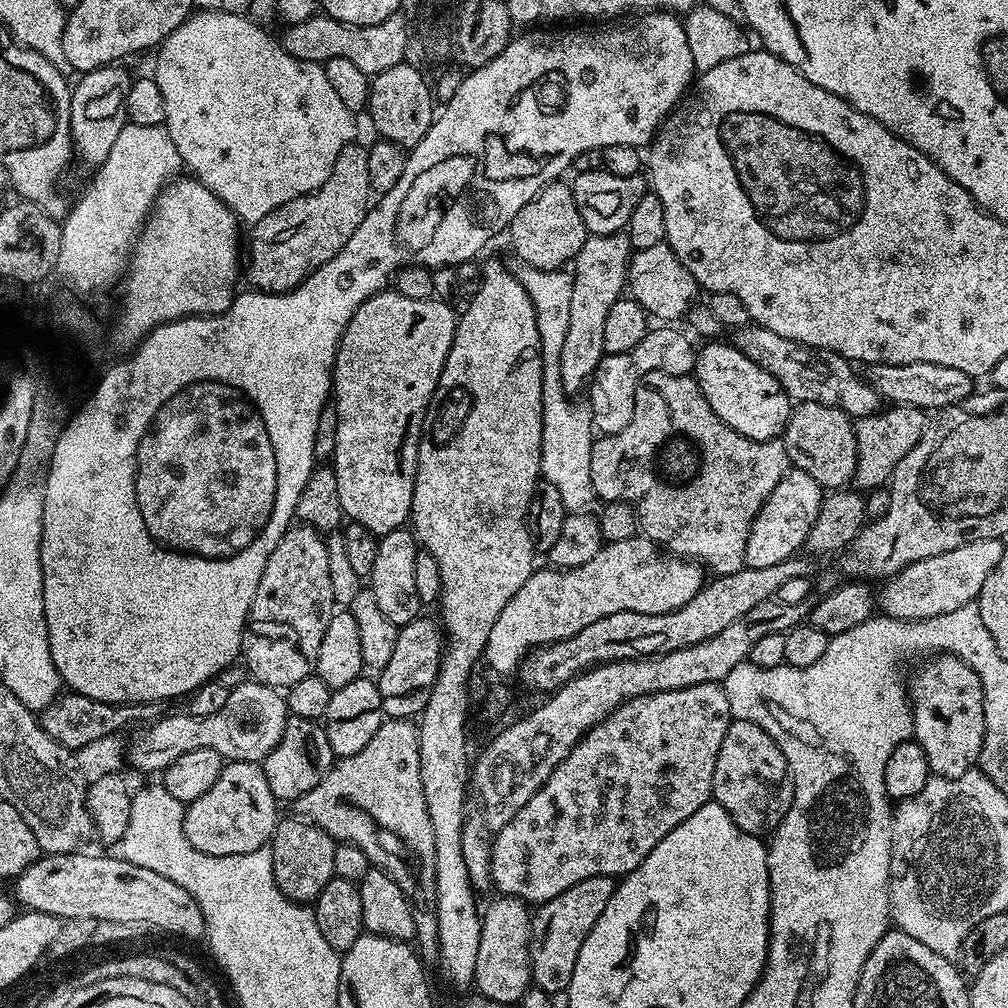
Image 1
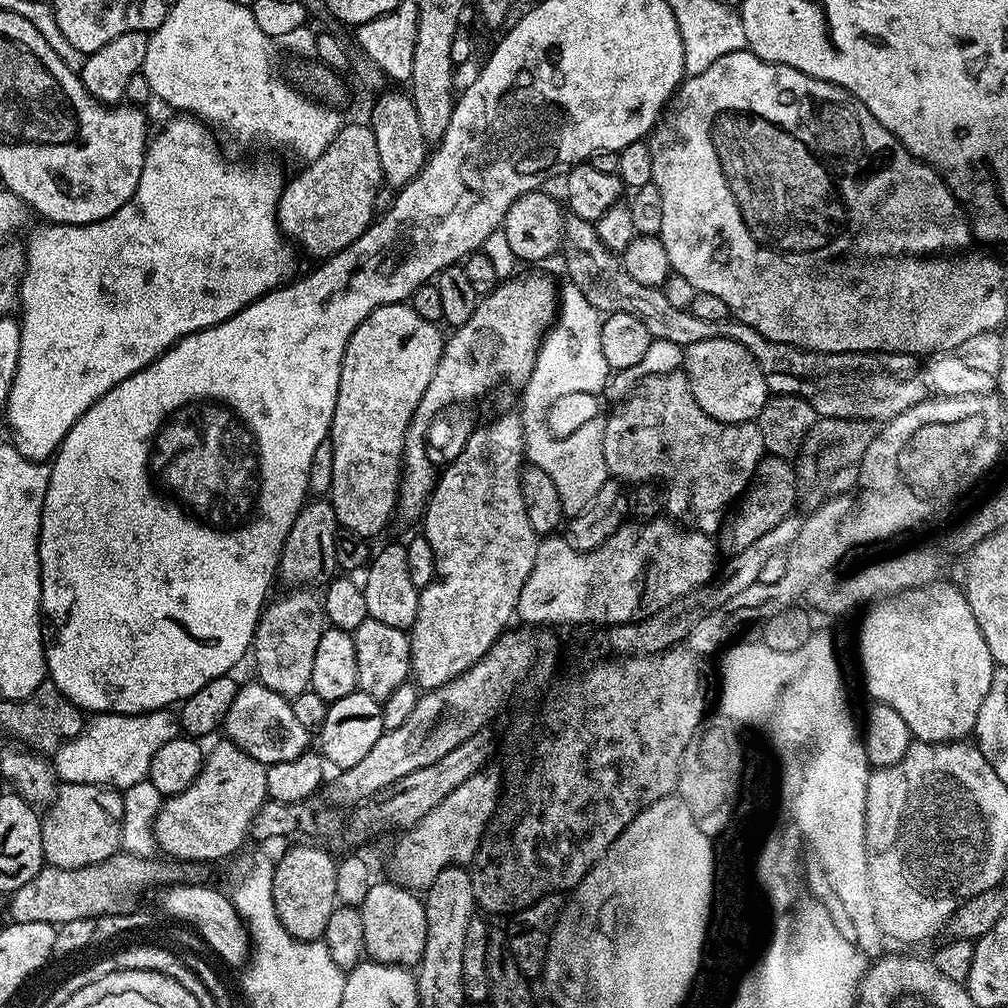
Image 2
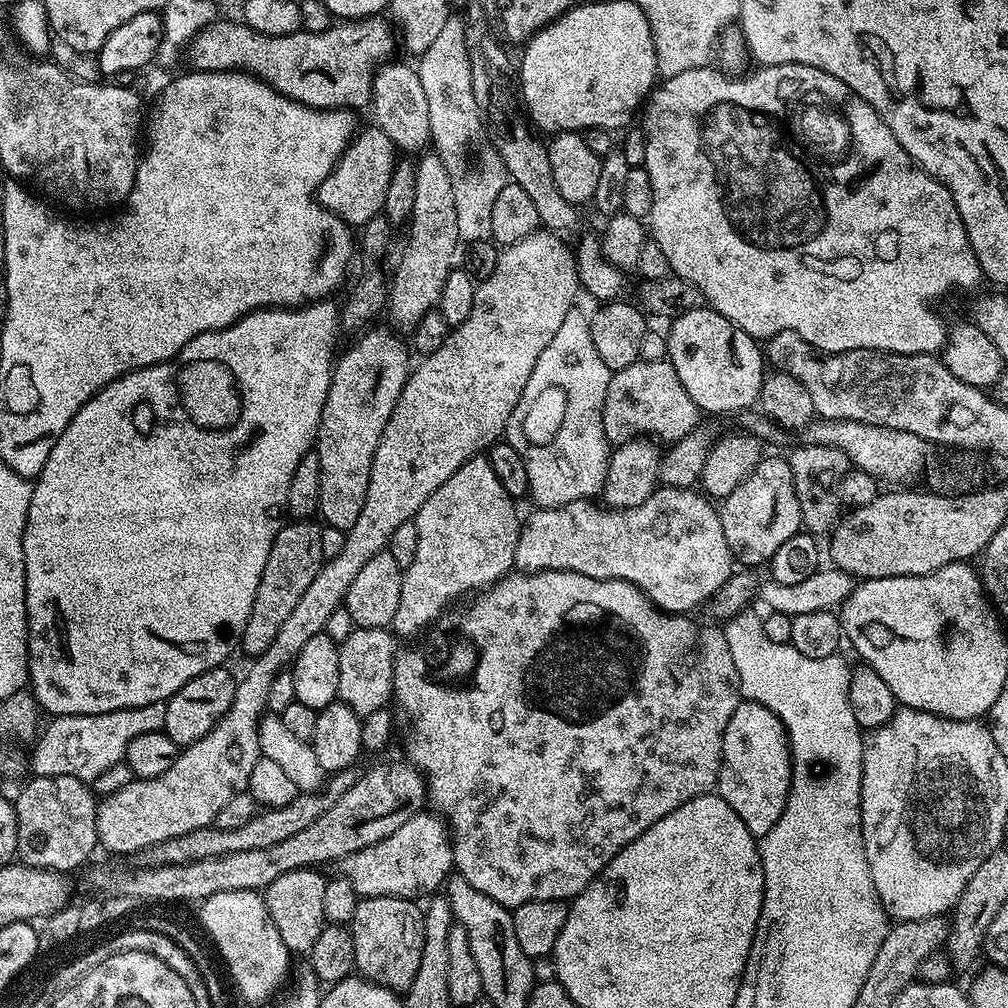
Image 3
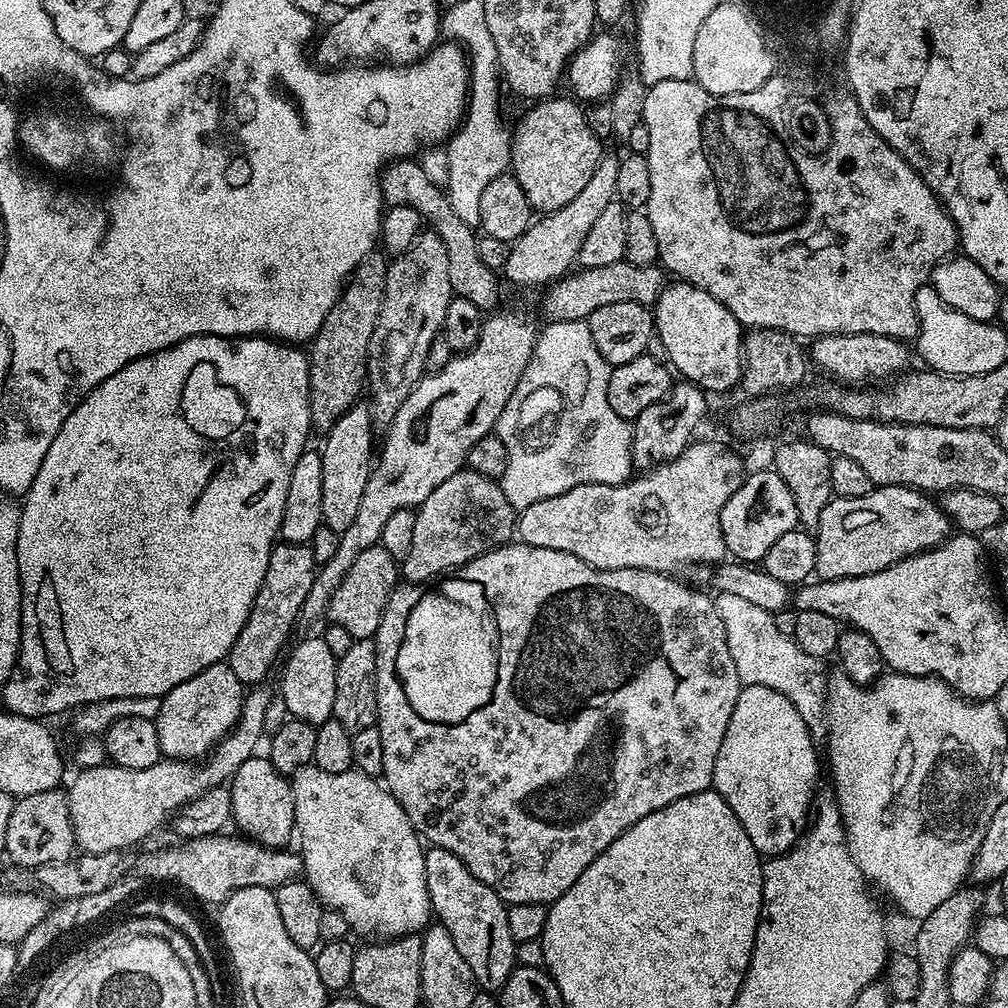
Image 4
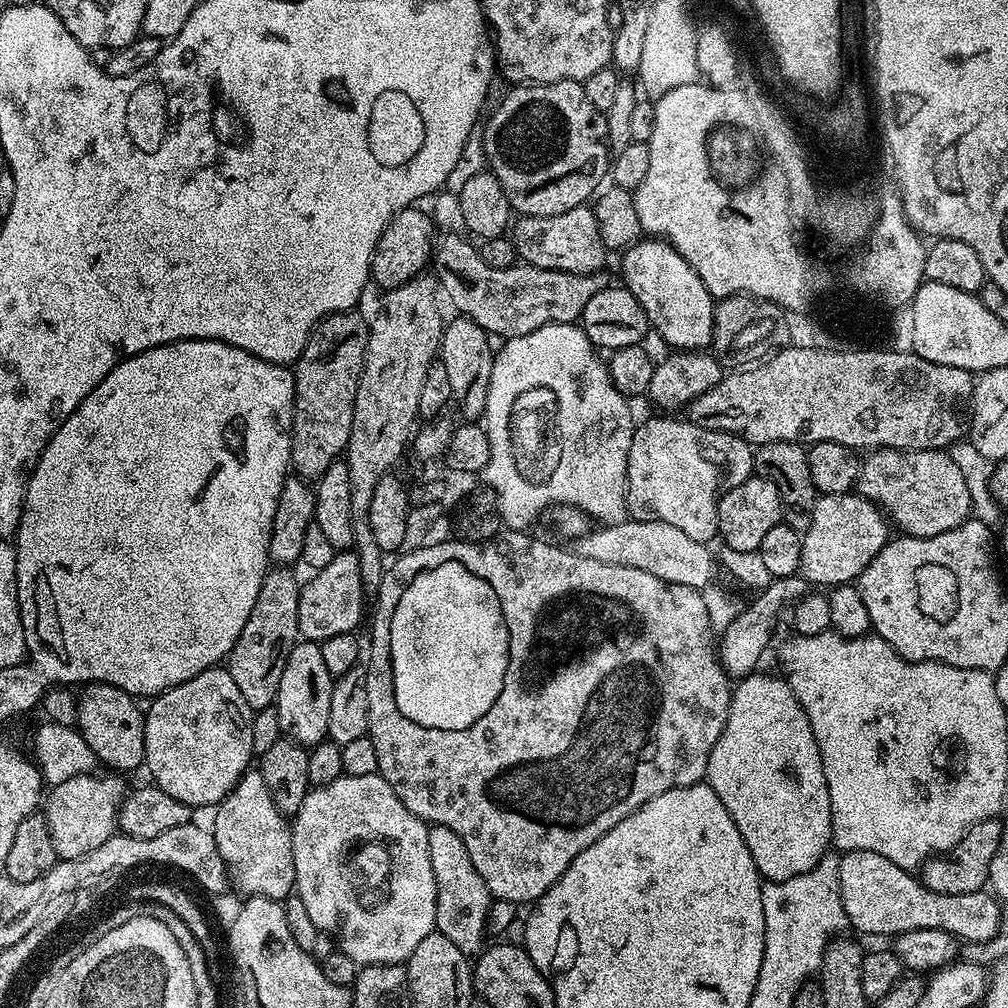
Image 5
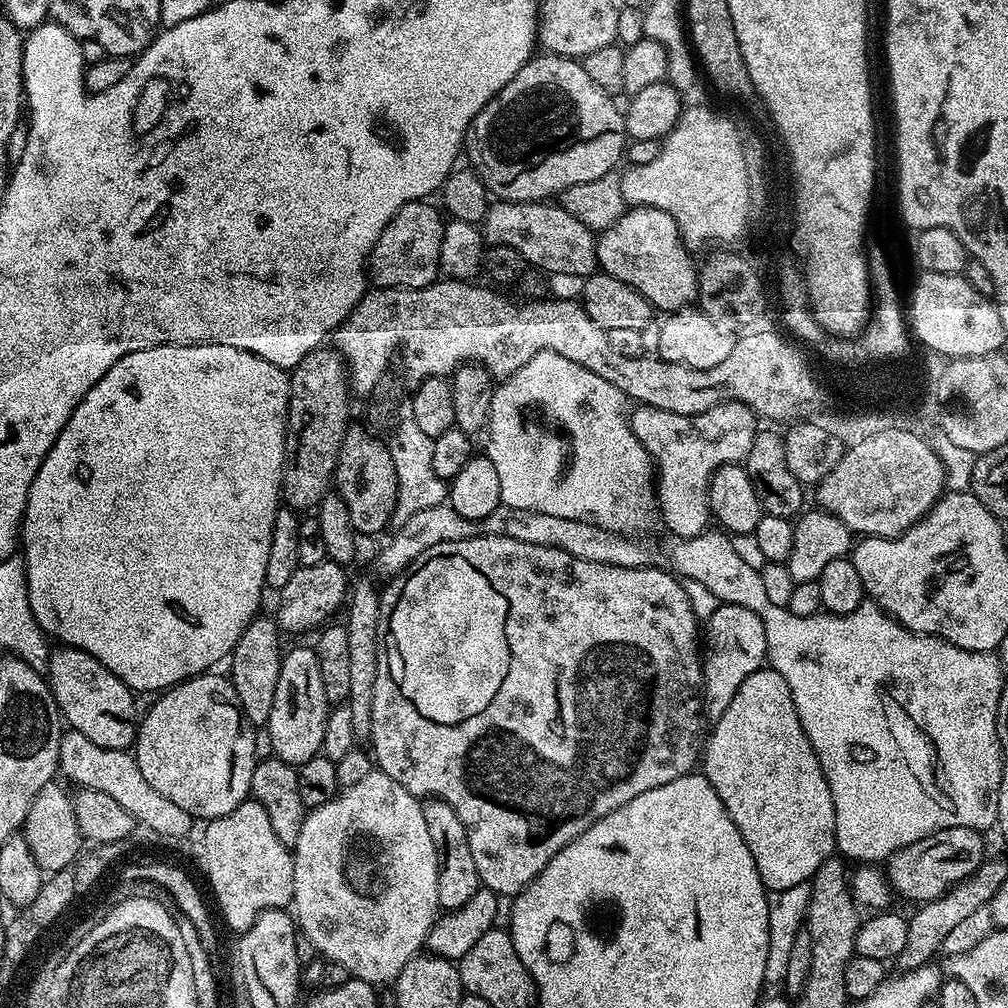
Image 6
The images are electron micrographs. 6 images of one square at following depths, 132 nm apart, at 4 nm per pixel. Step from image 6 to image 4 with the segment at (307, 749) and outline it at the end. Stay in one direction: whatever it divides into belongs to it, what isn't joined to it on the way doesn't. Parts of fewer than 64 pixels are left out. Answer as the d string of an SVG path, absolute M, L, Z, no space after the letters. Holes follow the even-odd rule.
M320 634L308 636L305 640L298 640L291 645L290 651L287 653L288 661L286 661L287 656L283 661L283 664L285 663L284 673L280 676L278 694L286 702L286 710L291 719L319 726L322 722L332 719L334 674L338 658L330 652Z

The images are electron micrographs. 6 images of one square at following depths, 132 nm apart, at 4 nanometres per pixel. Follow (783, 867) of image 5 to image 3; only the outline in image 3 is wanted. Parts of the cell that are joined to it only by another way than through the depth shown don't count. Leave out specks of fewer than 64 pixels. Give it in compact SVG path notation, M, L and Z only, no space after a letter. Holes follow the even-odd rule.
M744 700L734 710L726 726L720 751L720 773L716 776L715 791L746 822L746 830L757 838L765 836L772 829L774 822L782 818L782 810L788 801L788 791L792 785L792 750L788 747L788 732L773 712L766 710L753 700Z

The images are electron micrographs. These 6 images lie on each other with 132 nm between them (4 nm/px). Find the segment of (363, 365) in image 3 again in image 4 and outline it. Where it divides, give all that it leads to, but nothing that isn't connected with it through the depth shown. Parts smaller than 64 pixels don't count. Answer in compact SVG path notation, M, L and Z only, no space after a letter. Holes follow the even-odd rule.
M357 402L351 408L347 408L334 422L332 428L327 429L324 440L324 448L319 449L322 458L322 518L323 527L334 530L335 532L345 532L350 527L350 522L358 515L358 505L362 502L362 490L366 490L368 474L374 467L374 444L372 448L372 430L374 423L371 418L369 405L364 402Z

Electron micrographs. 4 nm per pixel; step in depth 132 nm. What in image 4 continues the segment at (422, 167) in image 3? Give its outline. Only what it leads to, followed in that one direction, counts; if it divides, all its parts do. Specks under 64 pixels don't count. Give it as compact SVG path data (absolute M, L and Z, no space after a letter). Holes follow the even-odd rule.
M434 230L421 231L414 244L399 257L395 257L388 267L386 290L383 292L382 309L378 322L371 335L368 351L368 375L366 377L366 396L373 423L386 428L392 423L399 406L409 397L410 390L425 375L425 362L430 343L443 331L446 309L454 293L450 286L449 266L446 246Z

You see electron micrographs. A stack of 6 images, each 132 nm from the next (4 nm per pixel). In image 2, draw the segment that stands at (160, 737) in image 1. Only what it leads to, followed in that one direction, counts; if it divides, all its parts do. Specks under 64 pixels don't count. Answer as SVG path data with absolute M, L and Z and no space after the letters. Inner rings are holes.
M251 682L237 687L234 702L222 725L222 732L232 743L237 744L250 758L259 764L270 765L278 762L290 762L301 753L309 751L308 736L310 730L298 722L289 697L279 696L274 690L259 682Z

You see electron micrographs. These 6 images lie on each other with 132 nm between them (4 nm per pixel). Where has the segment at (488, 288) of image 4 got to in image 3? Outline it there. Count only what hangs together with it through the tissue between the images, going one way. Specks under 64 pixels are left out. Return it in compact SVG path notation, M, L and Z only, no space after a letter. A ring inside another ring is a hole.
M374 124L369 128L361 127L348 144L348 149L340 155L334 170L316 189L316 199L323 208L341 216L349 226L363 226L370 222L370 218L383 213L384 199L390 190L390 180L396 172L397 163L398 149L390 134Z

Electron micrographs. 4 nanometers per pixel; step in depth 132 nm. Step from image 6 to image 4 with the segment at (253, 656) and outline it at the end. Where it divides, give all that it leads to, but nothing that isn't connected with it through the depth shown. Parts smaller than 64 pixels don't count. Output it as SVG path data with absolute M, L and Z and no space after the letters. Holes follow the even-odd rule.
M280 542L273 547L270 562L266 566L266 578L262 578L262 586L250 610L250 618L246 618L242 634L238 634L234 646L226 657L228 668L234 670L234 674L238 674L238 678L246 686L263 685L267 681L264 679L271 674L276 659L278 664L282 653L289 647L293 639L292 627L295 626L296 620L301 619L300 611L306 602L306 594L310 594L310 586L316 577L317 567L308 544Z

